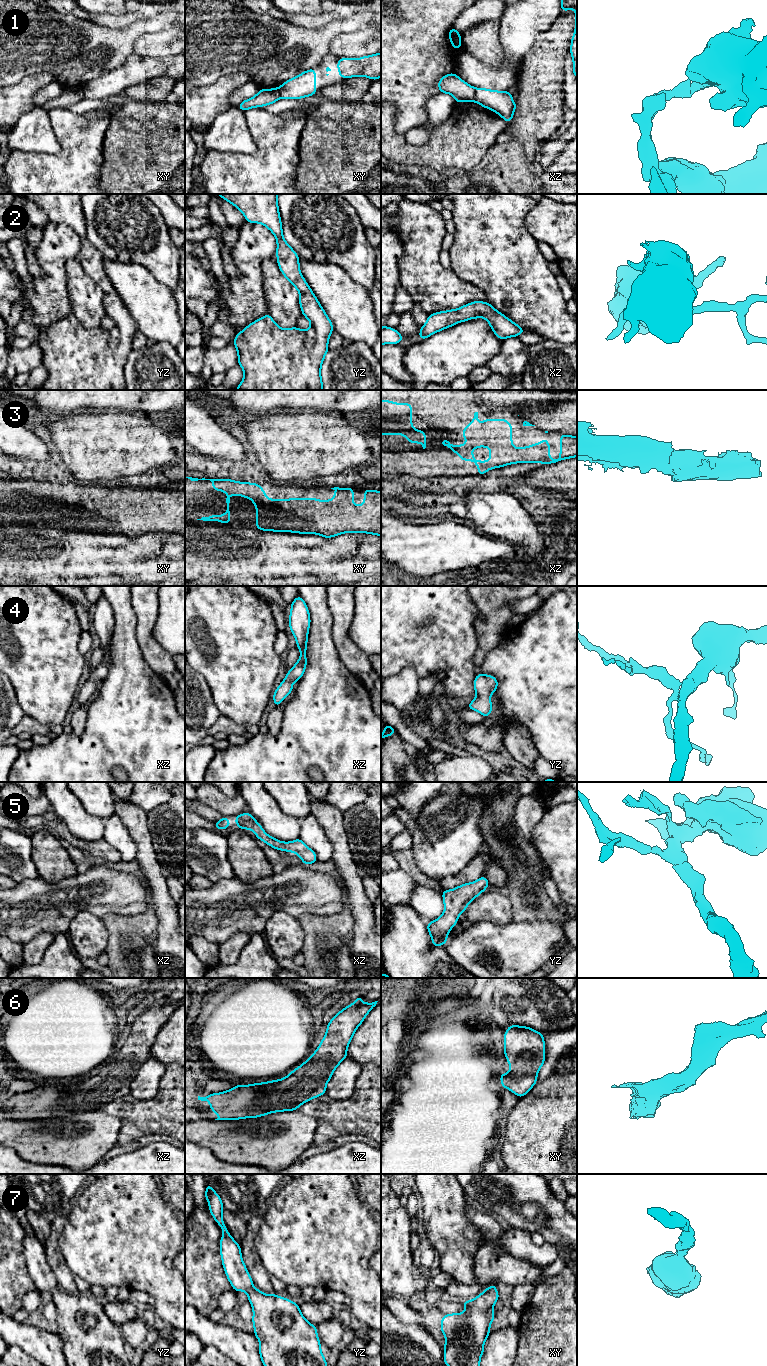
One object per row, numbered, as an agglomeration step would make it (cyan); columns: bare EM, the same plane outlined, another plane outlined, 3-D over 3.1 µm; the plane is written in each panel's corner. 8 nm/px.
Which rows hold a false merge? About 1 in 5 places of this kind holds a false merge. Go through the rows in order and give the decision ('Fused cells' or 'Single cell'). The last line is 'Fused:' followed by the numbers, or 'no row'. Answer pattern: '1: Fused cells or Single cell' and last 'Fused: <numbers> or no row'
1: Fused cells
2: Single cell
3: Single cell
4: Single cell
5: Single cell
6: Single cell
7: Single cell
Fused: 1

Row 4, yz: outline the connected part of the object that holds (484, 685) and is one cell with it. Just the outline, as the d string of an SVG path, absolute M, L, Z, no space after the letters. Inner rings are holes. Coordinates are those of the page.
M481 673L476 675L473 685L476 698L468 704L468 709L476 710L487 718L492 711L490 696L495 693L498 681L494 676Z

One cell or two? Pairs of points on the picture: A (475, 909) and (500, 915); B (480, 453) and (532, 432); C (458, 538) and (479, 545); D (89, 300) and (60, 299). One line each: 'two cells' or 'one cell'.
A: one cell
B: one cell
C: one cell
D: two cells

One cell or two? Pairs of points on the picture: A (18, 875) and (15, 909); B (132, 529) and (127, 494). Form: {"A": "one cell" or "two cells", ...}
{"A": "two cells", "B": "one cell"}

